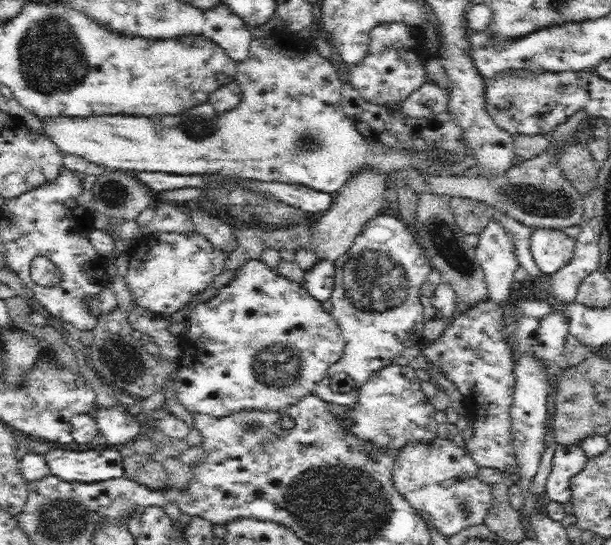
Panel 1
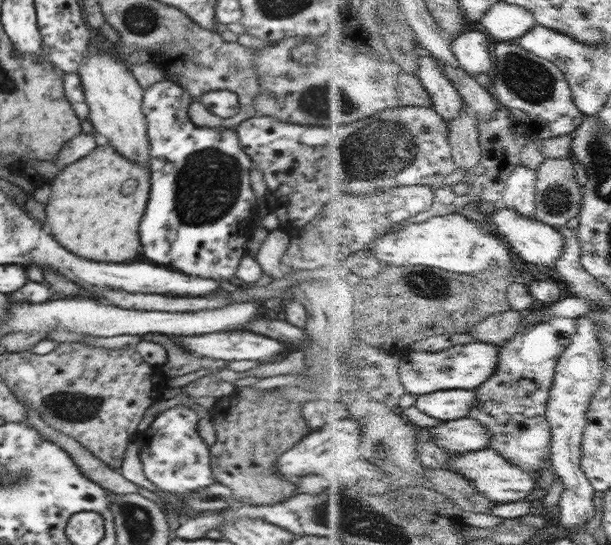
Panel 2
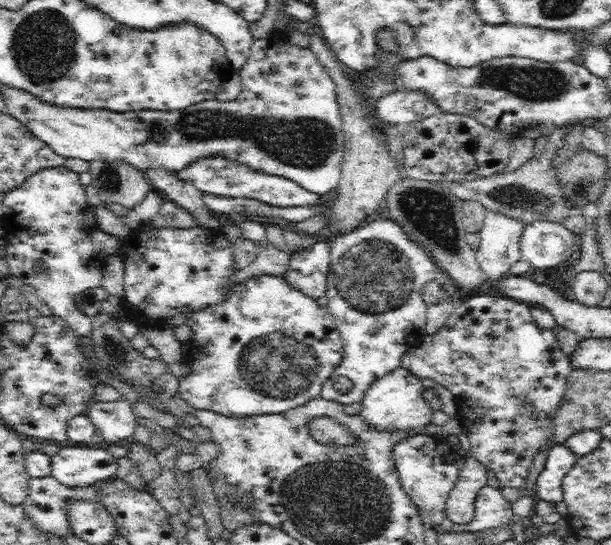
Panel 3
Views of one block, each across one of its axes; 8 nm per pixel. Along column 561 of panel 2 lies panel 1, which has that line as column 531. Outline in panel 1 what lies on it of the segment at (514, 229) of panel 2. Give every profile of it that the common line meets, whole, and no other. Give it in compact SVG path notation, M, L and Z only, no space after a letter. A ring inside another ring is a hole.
M532 228L527 238L527 250L541 273L559 271L574 256L576 239L562 229Z

